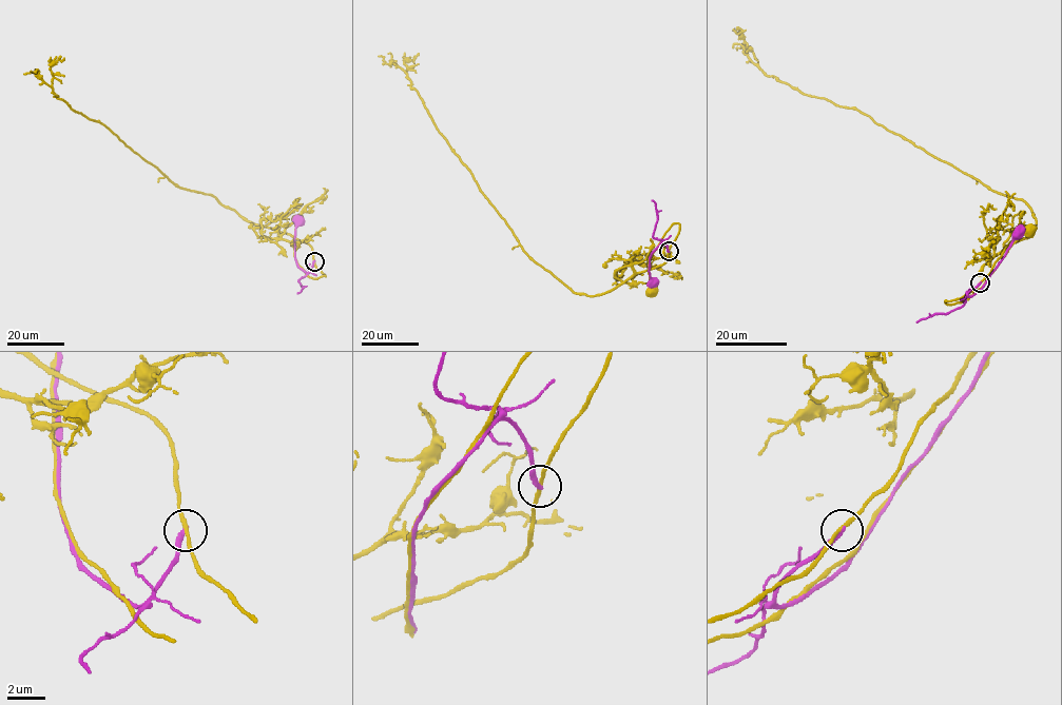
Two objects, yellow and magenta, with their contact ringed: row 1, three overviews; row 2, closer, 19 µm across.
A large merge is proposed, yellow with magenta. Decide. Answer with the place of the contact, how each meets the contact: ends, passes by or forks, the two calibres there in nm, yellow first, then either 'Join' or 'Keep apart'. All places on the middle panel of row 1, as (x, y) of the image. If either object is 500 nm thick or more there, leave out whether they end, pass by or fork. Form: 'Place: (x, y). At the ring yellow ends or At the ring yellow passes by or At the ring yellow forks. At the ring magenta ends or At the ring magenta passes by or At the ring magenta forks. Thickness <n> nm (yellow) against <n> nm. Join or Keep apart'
Place: (669, 251). At the ring yellow passes by. At the ring magenta ends. Thickness 170 nm (yellow) against 280 nm. Keep apart

